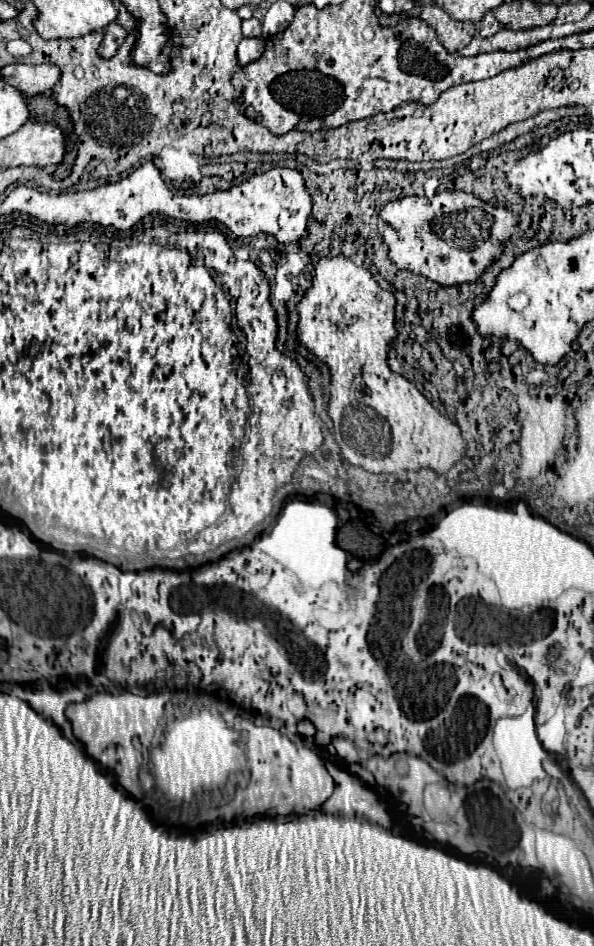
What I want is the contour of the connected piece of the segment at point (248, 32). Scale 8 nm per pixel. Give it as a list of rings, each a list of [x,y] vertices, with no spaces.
[[[249,18],[243,20],[243,36],[251,36],[251,38],[259,38],[261,36],[261,22],[257,18]]]

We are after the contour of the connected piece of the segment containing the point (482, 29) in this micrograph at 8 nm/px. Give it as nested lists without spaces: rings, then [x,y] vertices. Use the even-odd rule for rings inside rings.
[[[487,12],[487,14],[481,18],[481,22],[479,22],[479,36],[483,36],[483,38],[493,36],[499,28],[501,28],[501,26],[499,26],[499,22],[495,20],[493,12]]]

